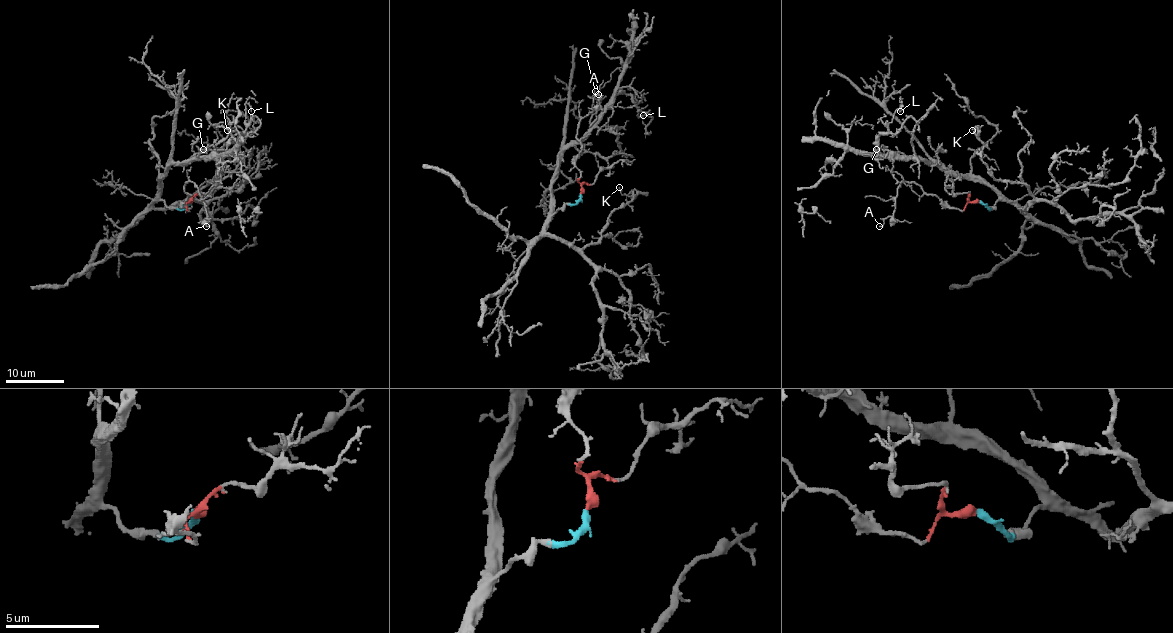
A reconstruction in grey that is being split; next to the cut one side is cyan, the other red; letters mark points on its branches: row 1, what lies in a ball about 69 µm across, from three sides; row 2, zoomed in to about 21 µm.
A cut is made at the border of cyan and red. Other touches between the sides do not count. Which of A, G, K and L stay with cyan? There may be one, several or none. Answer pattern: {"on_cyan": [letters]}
{"on_cyan": ["G", "K", "L"]}

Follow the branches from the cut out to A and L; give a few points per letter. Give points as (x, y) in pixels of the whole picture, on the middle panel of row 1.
A: (581, 194), (578, 182), (581, 176), (575, 162), (581, 150), (578, 122), (599, 106), (601, 96), (598, 95)
L: (581, 194), (551, 213), (557, 157), (617, 93), (626, 93), (643, 115)

